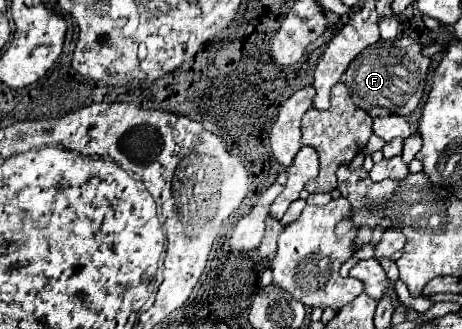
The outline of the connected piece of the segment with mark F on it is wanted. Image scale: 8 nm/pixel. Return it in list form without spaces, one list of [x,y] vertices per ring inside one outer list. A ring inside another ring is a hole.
[[[396,38],[396,40],[378,40],[376,44],[362,50],[342,74],[340,82],[348,88],[354,104],[376,116],[410,116],[422,102],[426,88],[426,74],[430,70],[432,58],[422,54],[422,42],[414,38]]]

